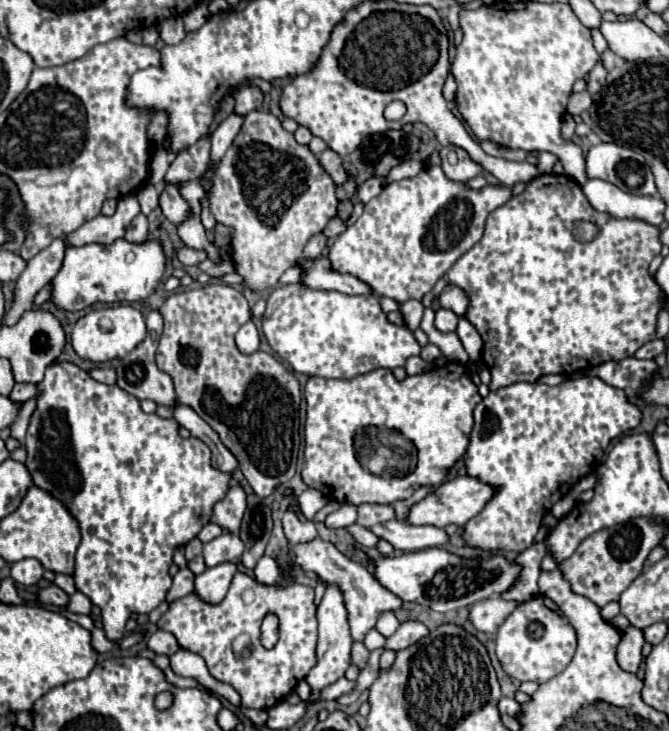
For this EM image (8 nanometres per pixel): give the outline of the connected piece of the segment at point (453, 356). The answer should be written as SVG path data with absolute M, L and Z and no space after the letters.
M424 314L422 330L426 332L428 340L430 340L434 346L438 346L440 352L442 352L448 360L458 362L458 364L466 364L470 358L468 358L468 354L466 354L466 350L464 350L464 346L462 346L462 342L460 342L460 338L458 338L454 332L450 332L448 336L444 336L440 330L436 330L436 326L434 326L432 320L434 320L434 314Z

